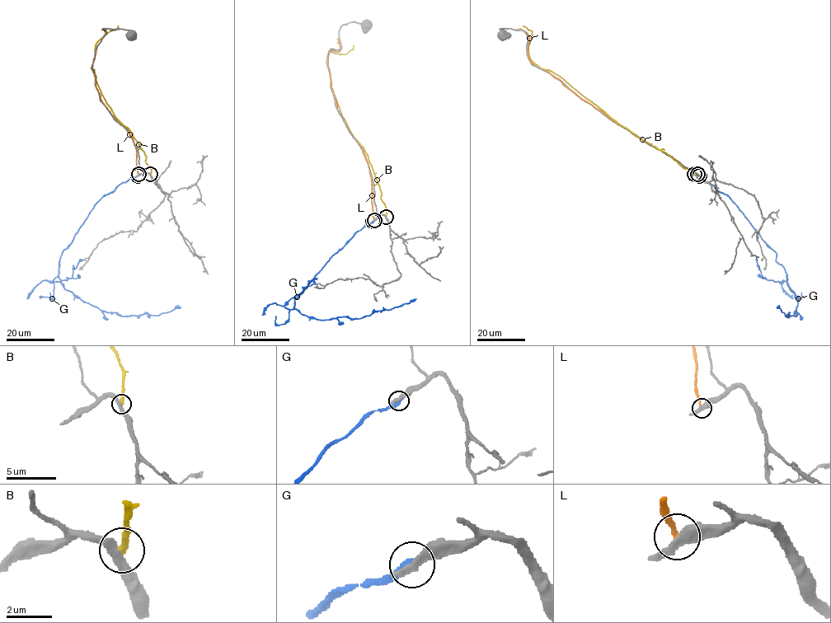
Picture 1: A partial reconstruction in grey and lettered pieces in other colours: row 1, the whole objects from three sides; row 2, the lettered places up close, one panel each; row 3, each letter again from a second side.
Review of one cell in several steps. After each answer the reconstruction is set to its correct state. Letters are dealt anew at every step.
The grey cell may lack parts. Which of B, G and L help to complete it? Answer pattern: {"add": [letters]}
{"add": []}

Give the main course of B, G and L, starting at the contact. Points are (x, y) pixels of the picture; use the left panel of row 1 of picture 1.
B: (151, 174), (146, 156), (133, 134), (115, 116), (105, 102), (92, 67), (96, 44), (119, 25)
G: (138, 175), (94, 205), (62, 253), (58, 278), (66, 290), (85, 302), (121, 316), (158, 315), (180, 306)
L: (138, 174), (136, 147), (128, 130), (102, 102), (91, 69), (96, 48), (104, 35), (102, 30)

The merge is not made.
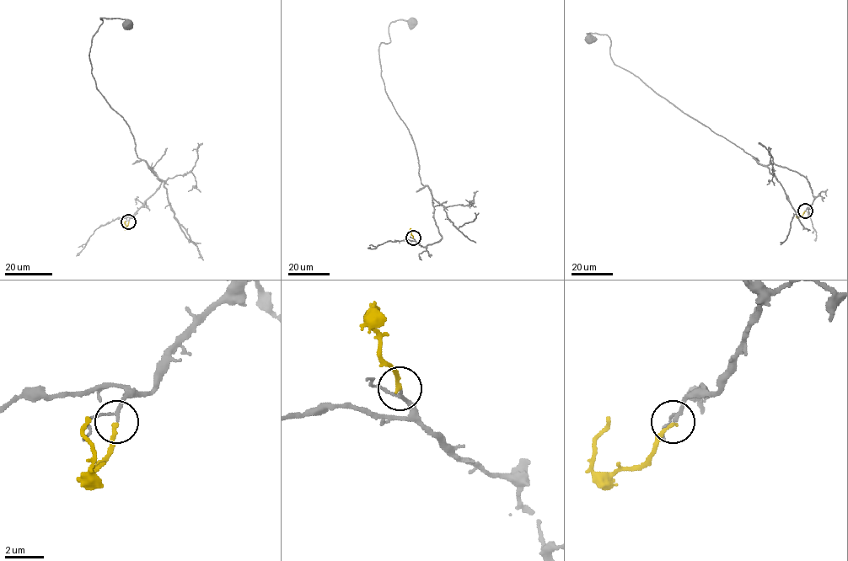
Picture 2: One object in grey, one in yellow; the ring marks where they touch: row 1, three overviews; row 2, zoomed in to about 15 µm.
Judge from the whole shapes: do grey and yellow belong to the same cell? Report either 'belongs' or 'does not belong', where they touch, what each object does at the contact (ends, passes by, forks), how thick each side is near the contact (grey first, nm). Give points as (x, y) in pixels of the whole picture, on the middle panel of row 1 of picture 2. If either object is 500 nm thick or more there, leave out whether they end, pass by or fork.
belongs; at (413, 237); grey passes by; yellow ends there; 140 nm thick on the grey side, 190 nm on the other

